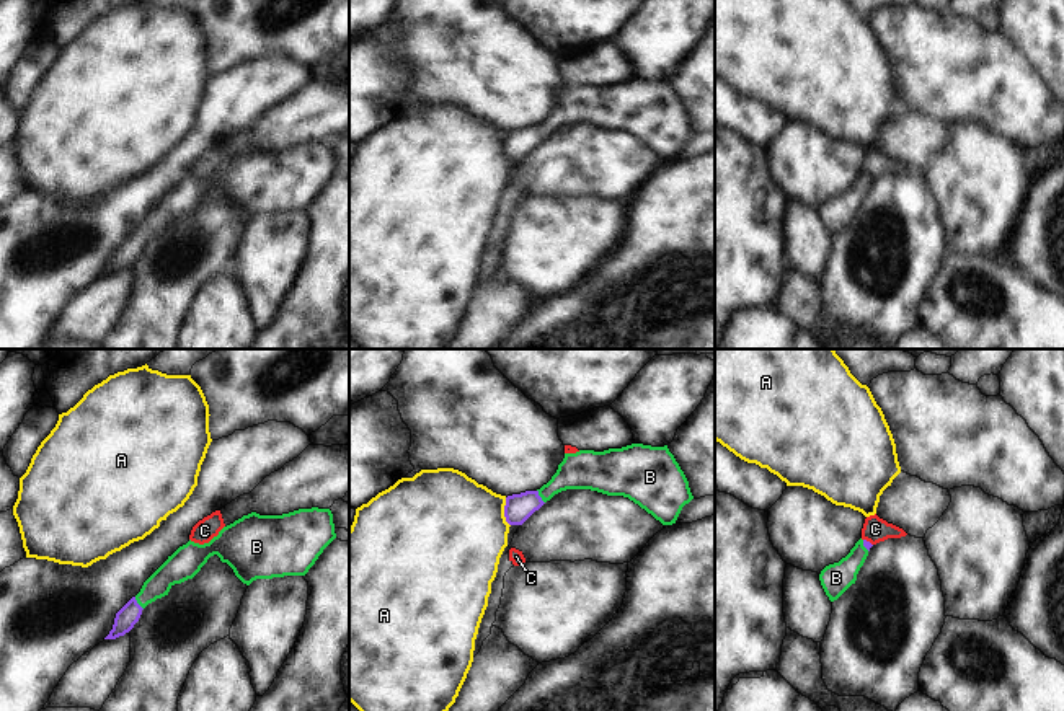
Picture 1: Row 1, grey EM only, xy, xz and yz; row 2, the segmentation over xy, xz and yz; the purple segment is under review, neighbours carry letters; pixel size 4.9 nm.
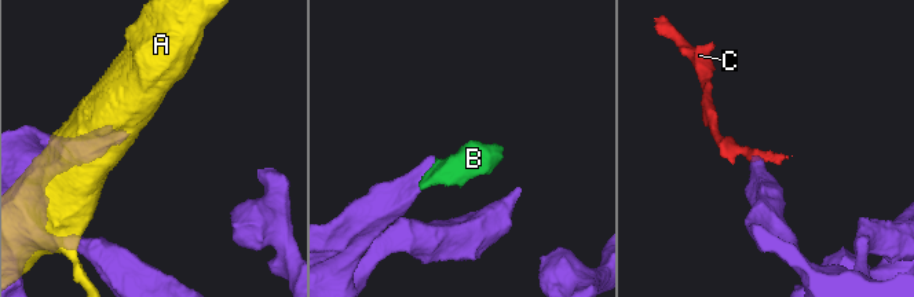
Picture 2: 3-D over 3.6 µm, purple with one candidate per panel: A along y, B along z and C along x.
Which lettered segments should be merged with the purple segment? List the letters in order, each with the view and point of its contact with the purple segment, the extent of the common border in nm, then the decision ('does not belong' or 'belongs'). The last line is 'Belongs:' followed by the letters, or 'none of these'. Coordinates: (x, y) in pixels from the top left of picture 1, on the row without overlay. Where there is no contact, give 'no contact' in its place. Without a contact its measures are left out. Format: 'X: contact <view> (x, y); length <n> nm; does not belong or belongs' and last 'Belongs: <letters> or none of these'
A: contact xz (505, 147); length 150 nm; does not belong
B: contact xz (539, 131); length 80 nm; belongs
C: contact yz (868, 176); length 60 nm; does not belong
Belongs: B

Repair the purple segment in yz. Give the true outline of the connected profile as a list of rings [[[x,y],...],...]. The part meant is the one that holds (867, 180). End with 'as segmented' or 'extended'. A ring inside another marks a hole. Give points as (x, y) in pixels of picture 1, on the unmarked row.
[[[860,173],[845,192],[821,205],[819,215],[831,236],[837,235],[852,219],[855,219],[857,209],[871,181],[870,176]]]; extended

